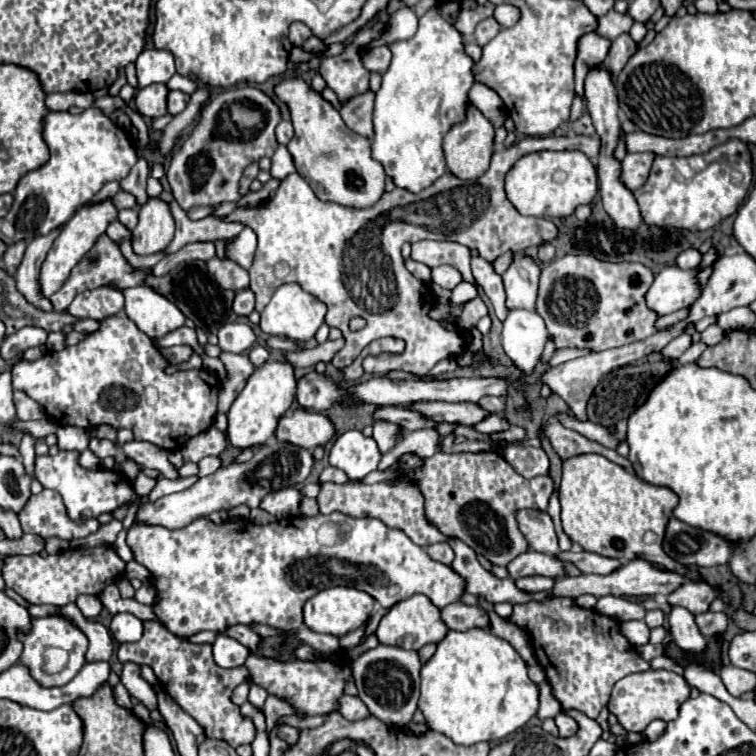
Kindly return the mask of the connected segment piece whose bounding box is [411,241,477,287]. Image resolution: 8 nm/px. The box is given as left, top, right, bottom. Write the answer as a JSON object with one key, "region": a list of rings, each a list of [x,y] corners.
{"region":[[[417,241],[417,243],[413,243],[411,259],[413,259],[413,261],[419,261],[419,263],[425,263],[427,267],[453,265],[455,269],[461,271],[461,275],[463,275],[465,281],[469,281],[469,283],[473,283],[473,285],[477,287],[477,283],[475,283],[475,279],[473,279],[473,275],[471,275],[471,267],[469,267],[471,251],[469,251],[469,247],[465,247],[465,245],[461,245],[461,243],[453,243],[453,241]]]}

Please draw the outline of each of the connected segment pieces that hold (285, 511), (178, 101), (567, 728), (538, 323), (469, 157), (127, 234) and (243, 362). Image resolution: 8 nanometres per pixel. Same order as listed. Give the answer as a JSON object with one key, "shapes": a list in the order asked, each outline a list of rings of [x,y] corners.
{"shapes":[[[[287,487],[285,491],[273,491],[273,495],[267,495],[261,501],[261,509],[269,511],[273,517],[293,517],[299,513],[299,503],[303,499],[303,493],[295,487]]],[[[171,91],[171,93],[169,93],[169,99],[167,99],[167,103],[169,103],[169,113],[171,113],[171,115],[181,113],[181,111],[185,109],[187,101],[189,101],[189,95],[187,95],[187,93]]],[[[559,713],[557,717],[555,717],[555,721],[557,721],[557,727],[559,727],[559,735],[565,739],[565,737],[573,737],[575,733],[577,733],[577,729],[579,729],[579,725],[575,723],[575,719],[571,719],[571,717],[567,717],[567,715],[563,715],[563,713]]],[[[509,311],[503,321],[503,351],[523,377],[529,377],[537,367],[547,339],[549,331],[535,311]]],[[[469,103],[465,121],[453,125],[449,129],[449,133],[445,135],[443,155],[445,155],[447,169],[459,179],[477,179],[477,177],[481,177],[489,169],[489,161],[491,161],[491,155],[493,155],[493,137],[495,137],[495,129],[493,129],[491,121],[475,105]]],[[[119,221],[109,223],[109,227],[107,227],[107,235],[109,235],[115,243],[121,243],[121,239],[131,239],[131,231],[129,231],[125,225],[121,225]]],[[[221,353],[219,359],[225,363],[229,371],[229,381],[223,383],[223,389],[219,391],[219,411],[227,413],[233,399],[239,395],[239,391],[245,387],[249,375],[255,371],[247,355],[235,355],[235,353]]]]}

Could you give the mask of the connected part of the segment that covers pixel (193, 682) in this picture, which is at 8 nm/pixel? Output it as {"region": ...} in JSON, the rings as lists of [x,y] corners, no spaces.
{"region":[[[143,621],[143,637],[135,643],[123,643],[119,647],[117,657],[121,663],[133,661],[149,665],[155,671],[163,691],[203,727],[207,737],[227,741],[231,747],[239,747],[243,743],[253,741],[253,723],[247,717],[243,717],[239,707],[231,701],[233,689],[249,679],[249,671],[245,665],[233,669],[219,667],[213,661],[211,645],[197,645],[187,639],[177,639],[177,635],[165,631],[165,627],[159,621]]]}

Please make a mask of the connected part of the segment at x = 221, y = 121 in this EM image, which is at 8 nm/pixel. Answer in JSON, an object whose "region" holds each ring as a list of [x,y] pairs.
{"region":[[[255,87],[227,89],[201,107],[199,121],[181,149],[173,155],[167,179],[177,203],[187,211],[201,203],[239,201],[239,179],[251,163],[261,157],[271,157],[279,147],[275,127],[281,121],[281,111],[263,91]]]}

